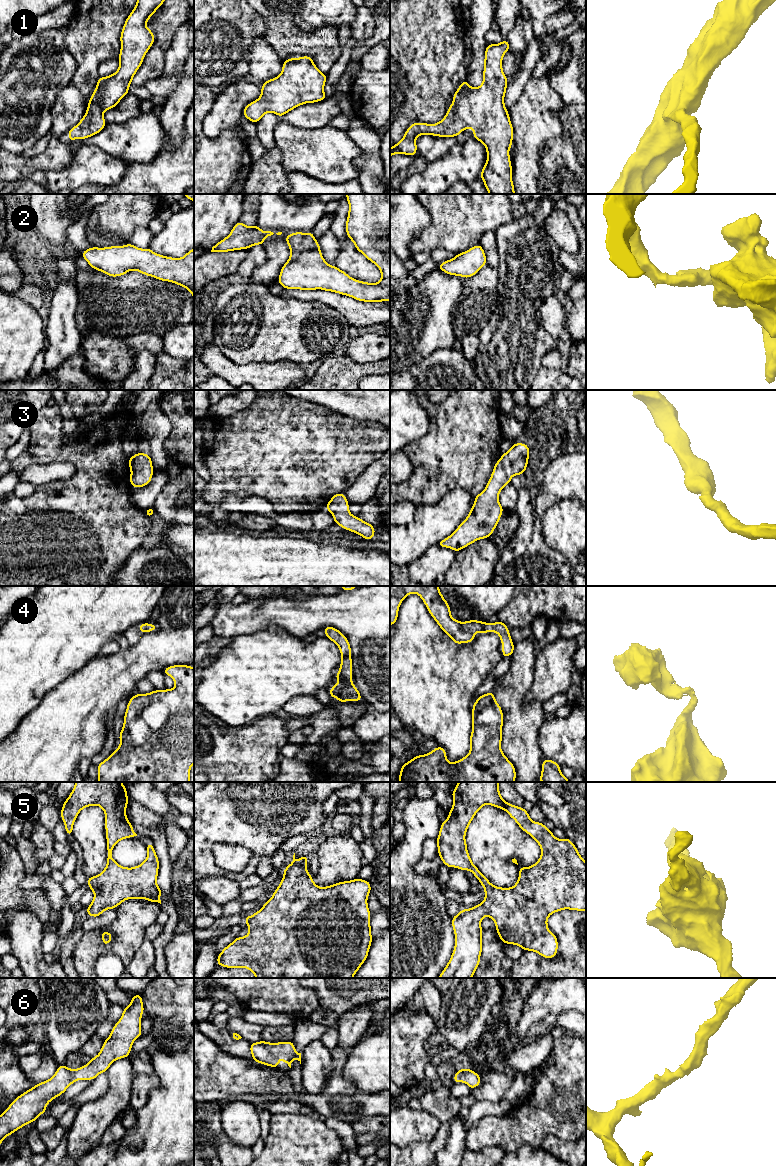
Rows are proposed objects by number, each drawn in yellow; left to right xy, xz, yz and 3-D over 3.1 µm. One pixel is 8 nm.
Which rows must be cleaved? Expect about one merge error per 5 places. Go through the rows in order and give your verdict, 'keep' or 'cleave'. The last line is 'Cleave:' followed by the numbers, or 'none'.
1: keep
2: keep
3: keep
4: keep
5: keep
6: keep
Cleave: none

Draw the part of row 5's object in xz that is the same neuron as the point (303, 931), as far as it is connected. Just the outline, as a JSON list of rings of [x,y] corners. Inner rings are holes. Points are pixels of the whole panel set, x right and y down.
[[[295,853],[293,861],[284,870],[284,876],[273,892],[273,896],[263,904],[263,907],[252,916],[245,917],[245,923],[249,928],[249,933],[245,937],[236,937],[232,943],[226,946],[219,955],[217,955],[217,965],[225,968],[247,968],[256,978],[353,978],[368,957],[369,949],[372,944],[370,918],[371,912],[368,908],[367,899],[371,892],[371,884],[367,880],[353,879],[351,881],[342,881],[336,884],[319,887],[313,877],[307,871],[307,855],[303,855],[297,861]]]

